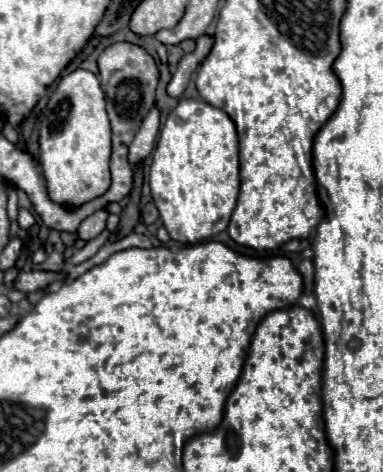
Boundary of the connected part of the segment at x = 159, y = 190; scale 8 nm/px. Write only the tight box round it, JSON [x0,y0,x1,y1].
[150,100,240,244]

